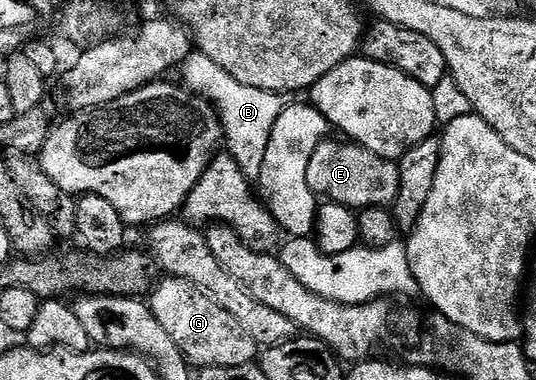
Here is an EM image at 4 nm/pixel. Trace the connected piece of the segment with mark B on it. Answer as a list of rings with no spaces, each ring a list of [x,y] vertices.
[[[197,50],[180,65],[181,83],[189,88],[195,96],[202,96],[213,104],[222,122],[224,144],[228,154],[244,170],[251,182],[257,181],[260,166],[264,166],[264,154],[268,150],[268,138],[272,138],[272,126],[276,126],[276,118],[286,109],[287,101],[279,93],[268,90],[256,90],[256,86],[244,86],[244,82],[236,82],[232,74],[228,74],[208,54]]]

